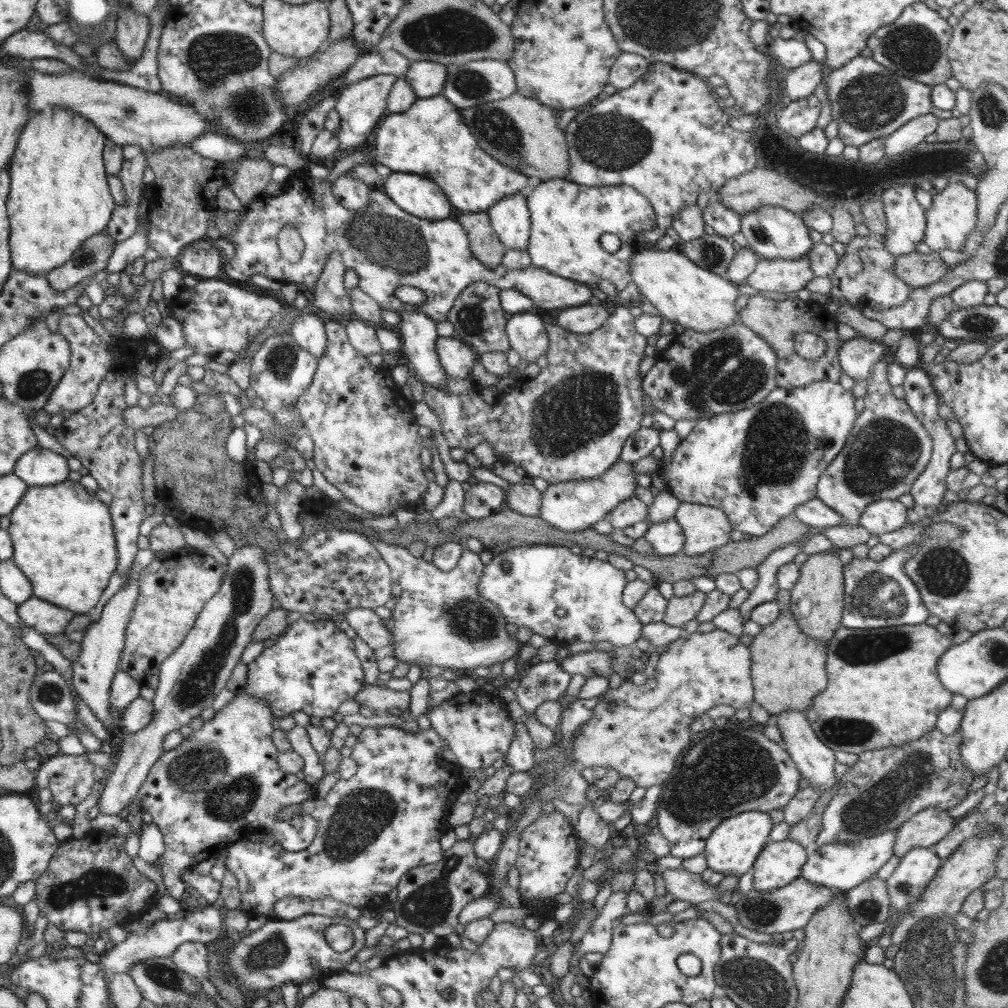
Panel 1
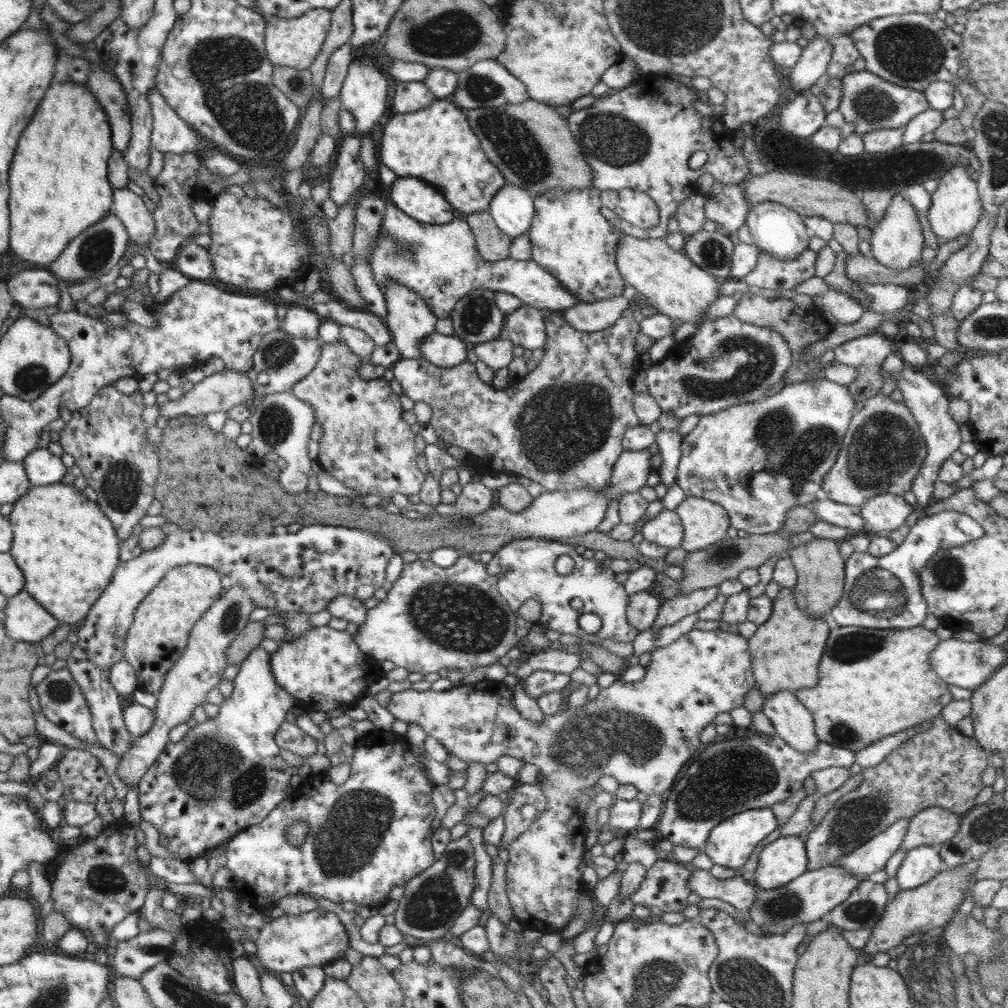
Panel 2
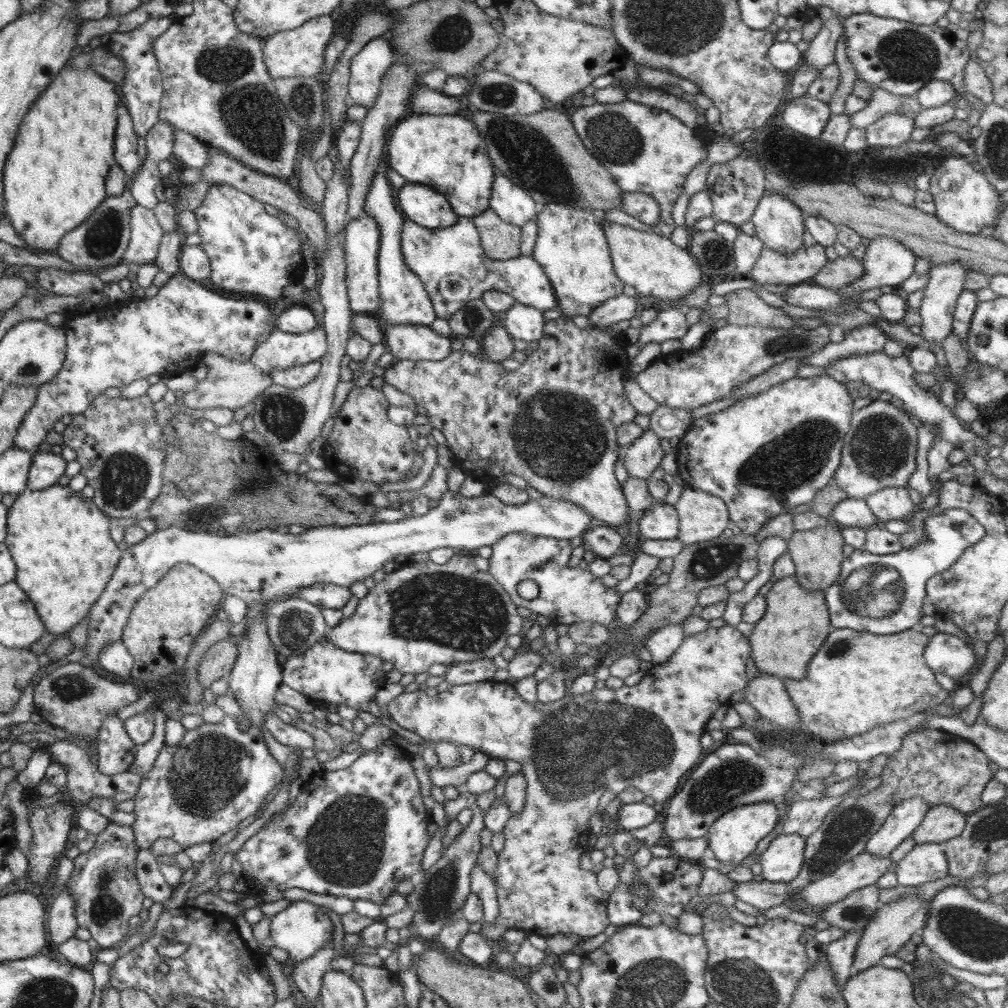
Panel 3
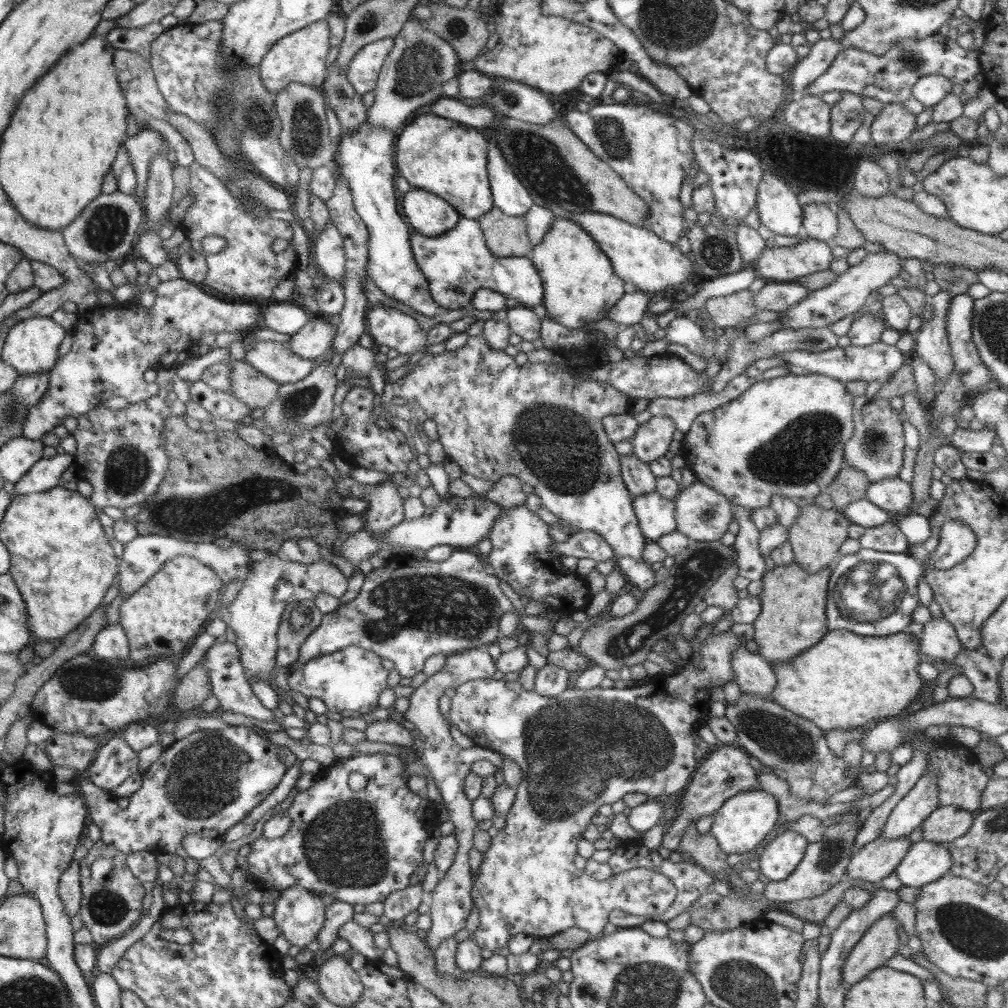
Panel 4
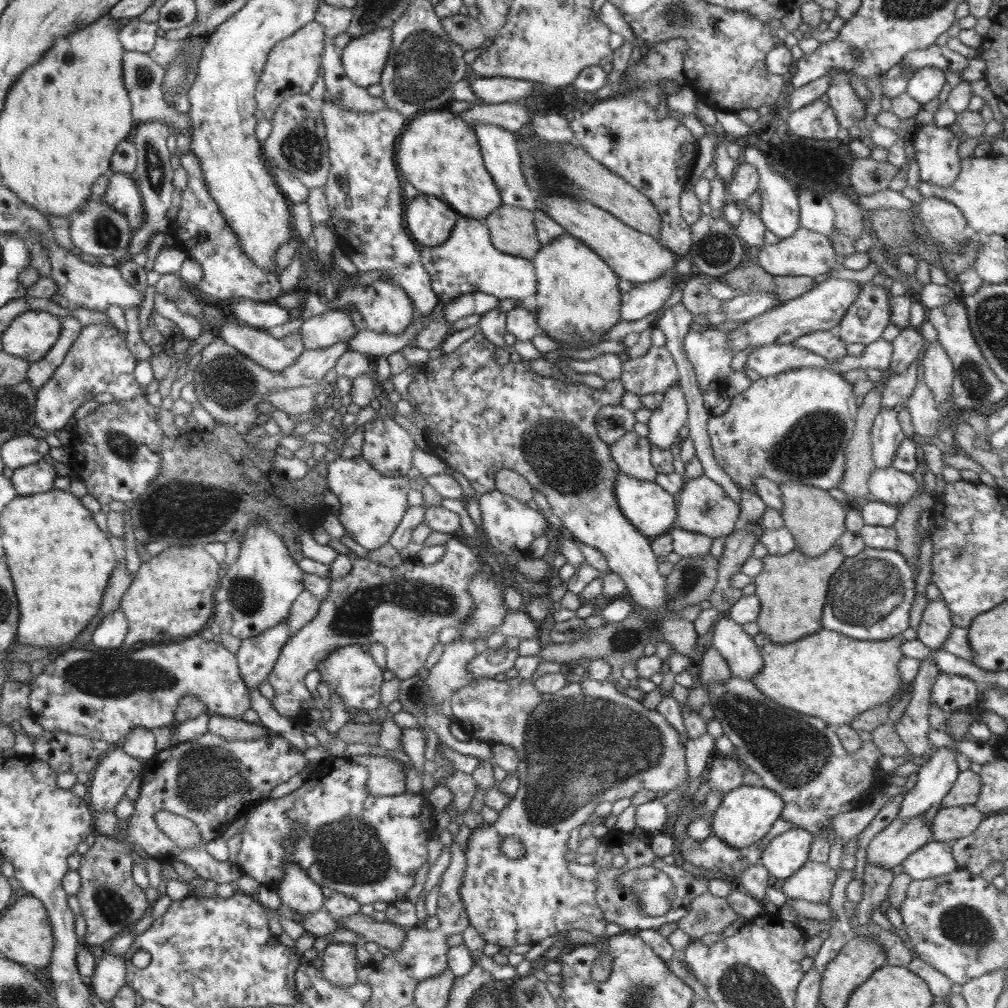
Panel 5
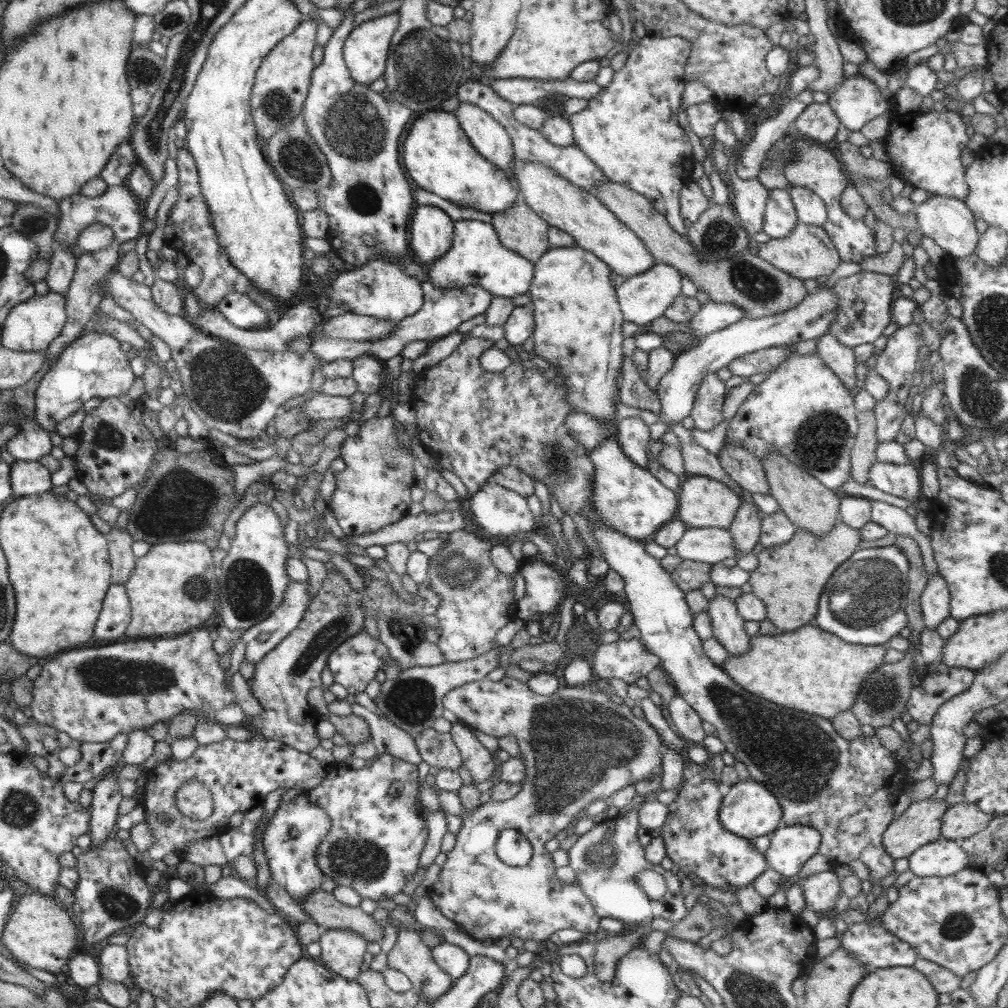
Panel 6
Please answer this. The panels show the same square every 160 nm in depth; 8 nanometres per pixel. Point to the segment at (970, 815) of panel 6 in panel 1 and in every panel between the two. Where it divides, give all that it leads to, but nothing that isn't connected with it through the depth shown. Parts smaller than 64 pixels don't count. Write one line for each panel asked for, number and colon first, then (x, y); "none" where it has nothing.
1: (924, 829)
2: (932, 826)
3: (941, 823)
4: (945, 824)
5: (950, 823)

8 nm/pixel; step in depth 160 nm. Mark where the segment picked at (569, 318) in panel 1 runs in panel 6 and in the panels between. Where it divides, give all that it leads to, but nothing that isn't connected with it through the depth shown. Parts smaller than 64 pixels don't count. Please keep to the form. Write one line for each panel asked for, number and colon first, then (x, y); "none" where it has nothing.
2: (595, 316)
3: (622, 307)
4: (632, 307)
5: (643, 299)
6: (645, 297)

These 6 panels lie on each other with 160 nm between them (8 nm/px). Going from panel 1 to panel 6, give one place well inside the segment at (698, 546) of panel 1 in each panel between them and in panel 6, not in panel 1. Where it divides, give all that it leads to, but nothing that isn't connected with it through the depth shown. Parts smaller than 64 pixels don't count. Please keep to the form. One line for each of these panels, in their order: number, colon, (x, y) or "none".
2: (704, 523)
3: (702, 516)
4: (702, 514)
5: (703, 507)
6: (704, 502)

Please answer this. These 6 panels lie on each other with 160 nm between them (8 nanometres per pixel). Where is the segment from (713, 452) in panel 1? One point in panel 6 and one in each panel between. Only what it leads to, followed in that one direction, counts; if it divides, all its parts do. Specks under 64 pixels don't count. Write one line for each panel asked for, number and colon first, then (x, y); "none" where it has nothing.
2: (758, 460)
3: (769, 454)
4: (776, 438)
5: (795, 425)
6: (802, 410)

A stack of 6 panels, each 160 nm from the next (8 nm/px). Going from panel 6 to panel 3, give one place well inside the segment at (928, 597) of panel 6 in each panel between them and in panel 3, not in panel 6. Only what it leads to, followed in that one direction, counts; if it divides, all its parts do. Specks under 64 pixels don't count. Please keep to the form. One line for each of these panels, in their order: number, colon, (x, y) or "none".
3: (945, 653)
4: (939, 640)
5: (935, 626)

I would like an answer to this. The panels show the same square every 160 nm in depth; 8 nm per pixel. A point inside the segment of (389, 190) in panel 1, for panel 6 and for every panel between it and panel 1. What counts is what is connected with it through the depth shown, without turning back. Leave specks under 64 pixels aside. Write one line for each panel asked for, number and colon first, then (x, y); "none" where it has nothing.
2: (417, 199)
3: (424, 206)
4: (426, 213)
5: (429, 221)
6: (430, 231)

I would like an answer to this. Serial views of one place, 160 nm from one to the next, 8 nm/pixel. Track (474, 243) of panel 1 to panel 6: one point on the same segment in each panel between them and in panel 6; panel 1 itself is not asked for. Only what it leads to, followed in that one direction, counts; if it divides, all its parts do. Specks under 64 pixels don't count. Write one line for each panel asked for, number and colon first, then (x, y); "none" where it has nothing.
2: (492, 243)
3: (501, 241)
4: (506, 236)
5: (512, 229)
6: (519, 228)

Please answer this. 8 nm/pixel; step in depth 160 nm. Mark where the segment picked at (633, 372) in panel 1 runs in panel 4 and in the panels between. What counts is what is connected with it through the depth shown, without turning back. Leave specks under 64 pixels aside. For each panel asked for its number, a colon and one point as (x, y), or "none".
2: (561, 425)
3: (553, 420)
4: (541, 422)

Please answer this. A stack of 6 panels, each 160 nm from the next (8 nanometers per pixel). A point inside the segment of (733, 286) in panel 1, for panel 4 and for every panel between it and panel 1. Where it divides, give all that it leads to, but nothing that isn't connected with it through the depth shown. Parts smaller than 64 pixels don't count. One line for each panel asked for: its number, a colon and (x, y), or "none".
2: (668, 280)
3: (652, 264)
4: (637, 255)

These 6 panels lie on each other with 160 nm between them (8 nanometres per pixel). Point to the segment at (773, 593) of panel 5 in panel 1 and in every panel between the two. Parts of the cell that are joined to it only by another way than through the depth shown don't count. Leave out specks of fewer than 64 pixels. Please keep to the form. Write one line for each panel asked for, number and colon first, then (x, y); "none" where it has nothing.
1: (788, 670)
2: (785, 651)
3: (795, 624)
4: (793, 618)

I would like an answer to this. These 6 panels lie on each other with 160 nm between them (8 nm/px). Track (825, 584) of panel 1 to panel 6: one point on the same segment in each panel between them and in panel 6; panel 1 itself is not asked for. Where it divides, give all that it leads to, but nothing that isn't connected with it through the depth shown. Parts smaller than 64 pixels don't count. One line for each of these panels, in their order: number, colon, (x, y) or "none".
2: (820, 568)
3: (817, 554)
4: (815, 538)
5: (817, 521)
6: (803, 499)

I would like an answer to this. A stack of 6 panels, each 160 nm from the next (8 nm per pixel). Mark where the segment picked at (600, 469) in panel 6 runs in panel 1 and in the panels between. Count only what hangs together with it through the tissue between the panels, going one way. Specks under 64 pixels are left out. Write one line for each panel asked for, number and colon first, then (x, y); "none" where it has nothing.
1: (666, 538)
2: (666, 530)
3: (660, 522)
4: (656, 515)
5: (652, 510)

